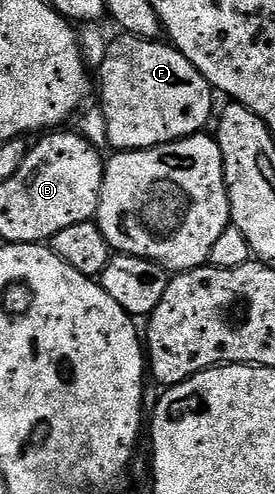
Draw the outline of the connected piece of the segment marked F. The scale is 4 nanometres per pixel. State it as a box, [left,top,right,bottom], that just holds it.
[97,33,213,151]

